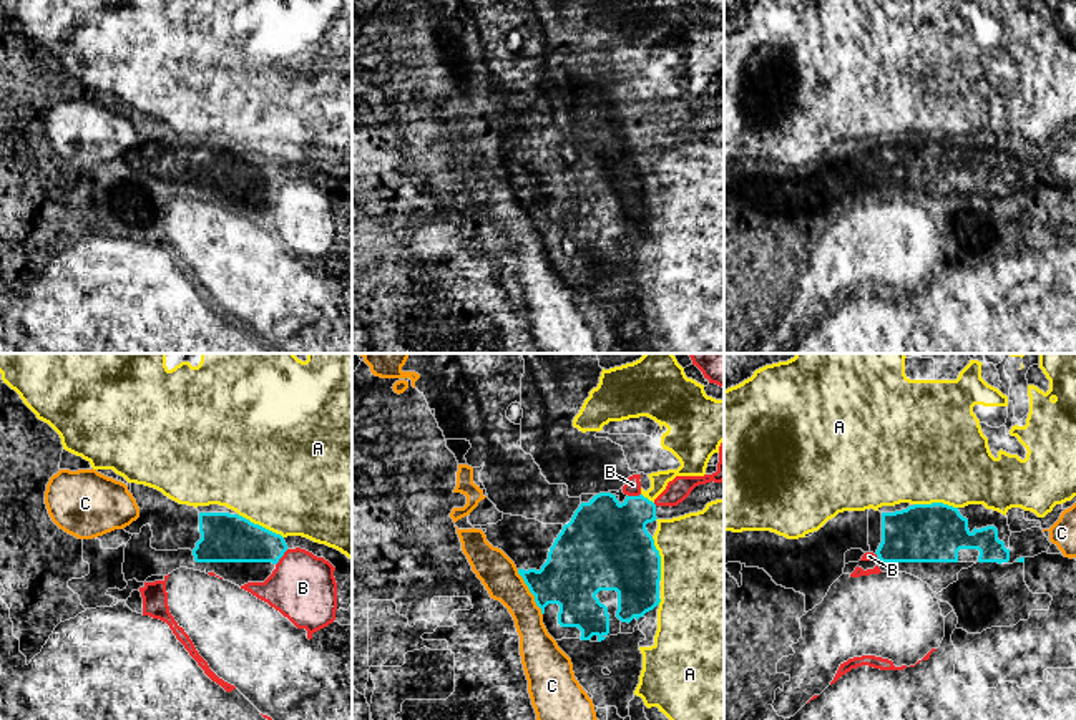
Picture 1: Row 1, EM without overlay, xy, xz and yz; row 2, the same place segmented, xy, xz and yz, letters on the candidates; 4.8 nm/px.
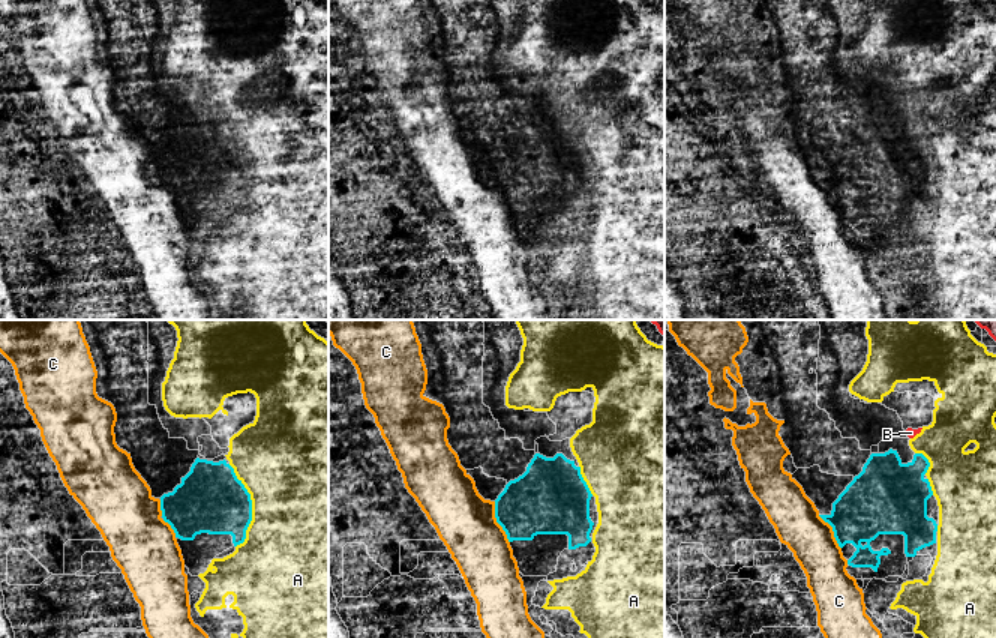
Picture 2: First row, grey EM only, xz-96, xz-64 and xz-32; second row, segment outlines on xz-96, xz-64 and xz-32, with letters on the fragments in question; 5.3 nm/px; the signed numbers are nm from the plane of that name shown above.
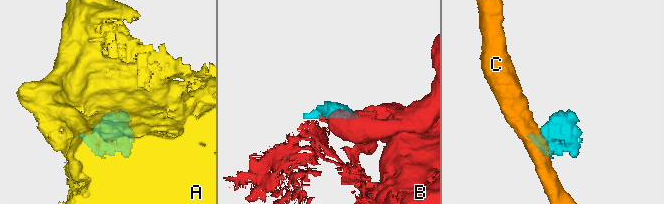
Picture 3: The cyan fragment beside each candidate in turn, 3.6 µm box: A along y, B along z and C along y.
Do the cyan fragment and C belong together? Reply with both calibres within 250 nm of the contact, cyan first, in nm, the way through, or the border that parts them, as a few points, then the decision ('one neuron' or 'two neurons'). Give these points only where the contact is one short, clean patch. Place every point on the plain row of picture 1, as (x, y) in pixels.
300/180 nm | along xz (517, 198), (542, 243) | two neurons

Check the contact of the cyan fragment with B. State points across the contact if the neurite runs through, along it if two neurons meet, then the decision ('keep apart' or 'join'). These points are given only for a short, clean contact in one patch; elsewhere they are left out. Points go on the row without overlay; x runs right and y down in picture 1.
keep apart

